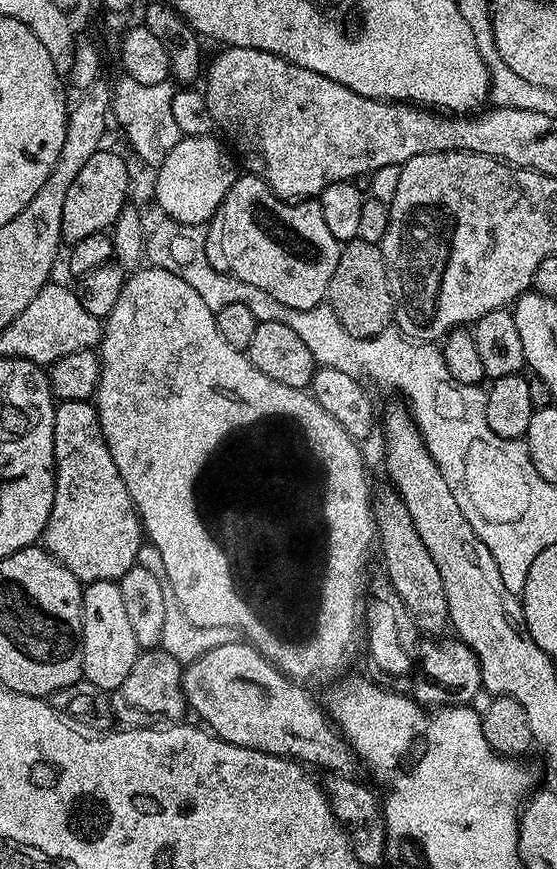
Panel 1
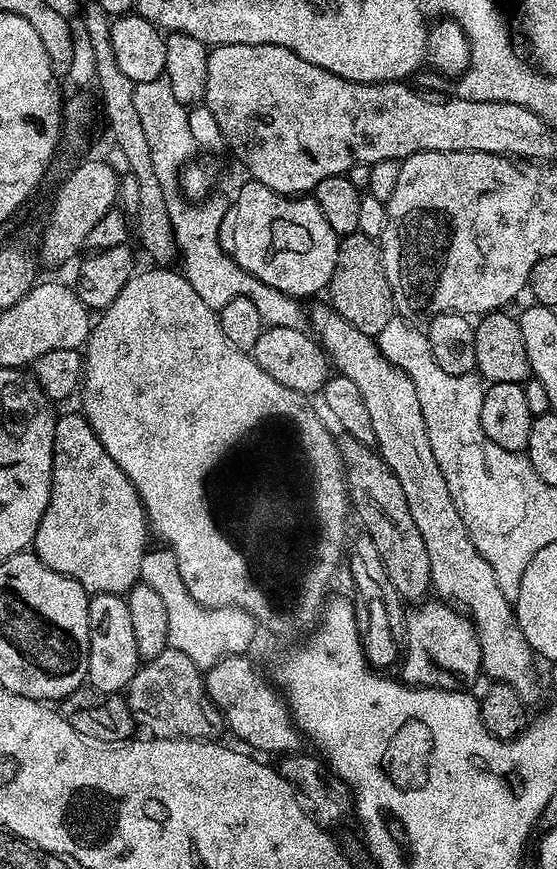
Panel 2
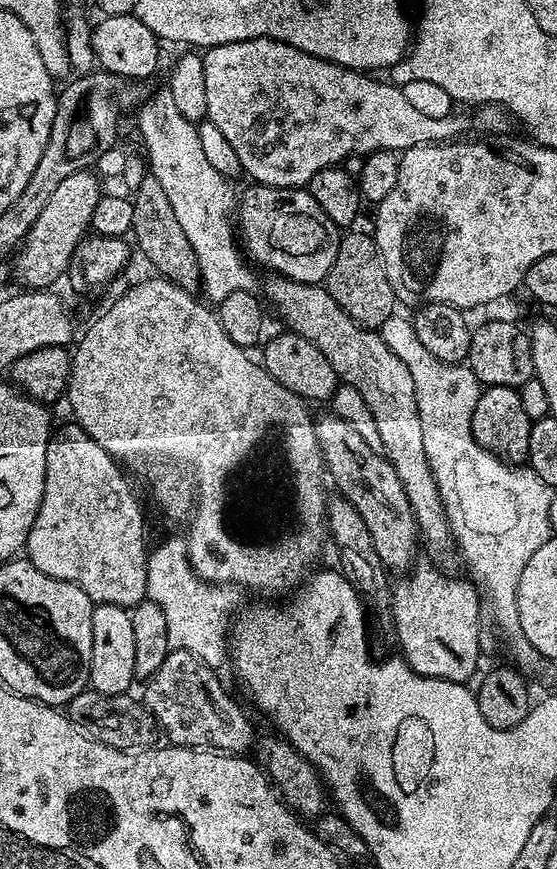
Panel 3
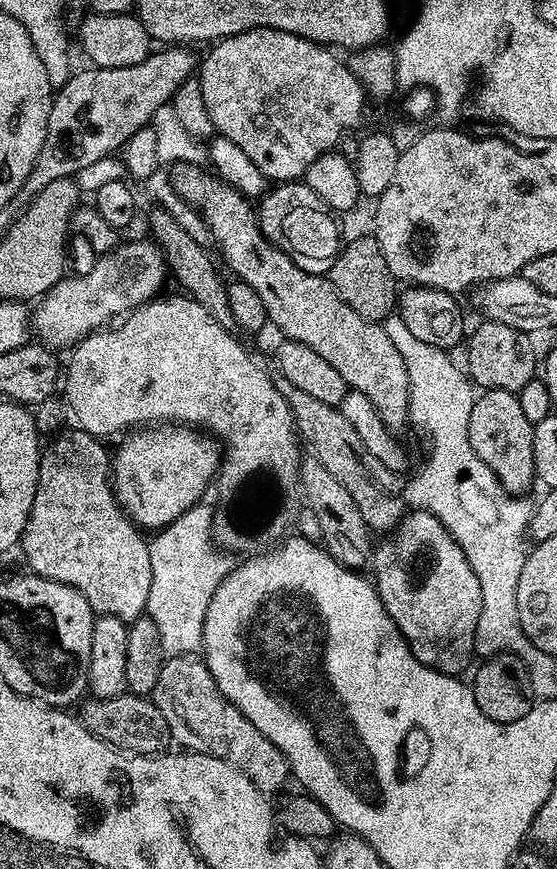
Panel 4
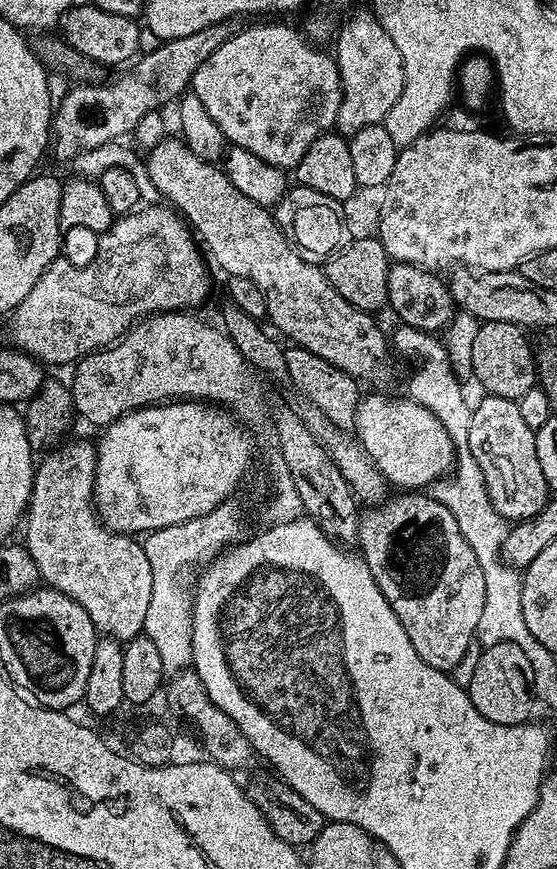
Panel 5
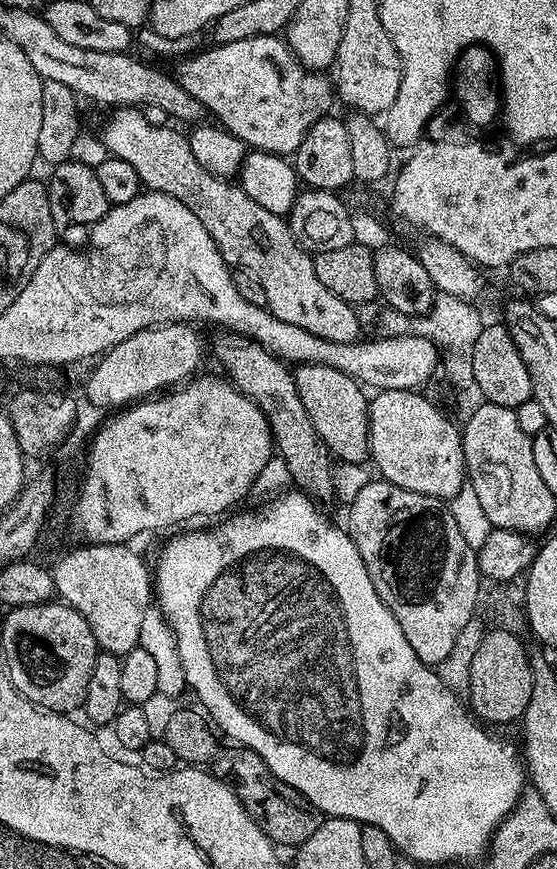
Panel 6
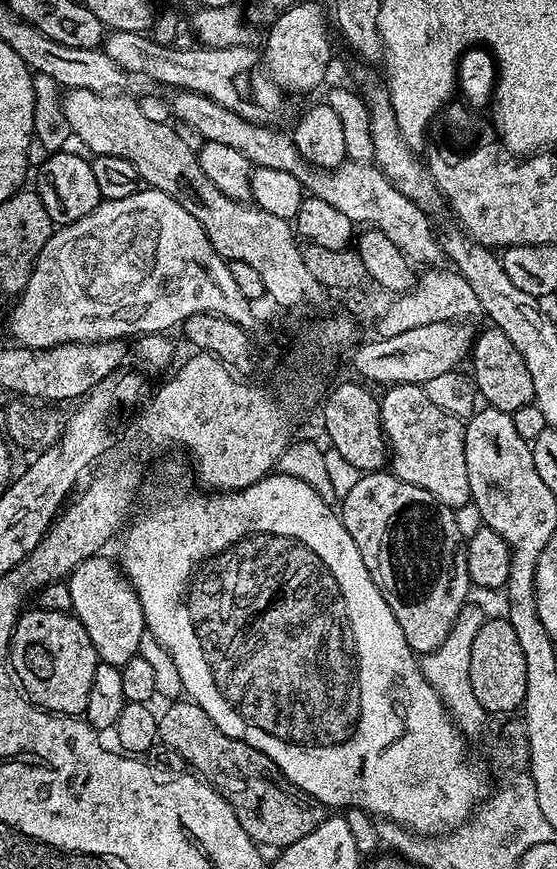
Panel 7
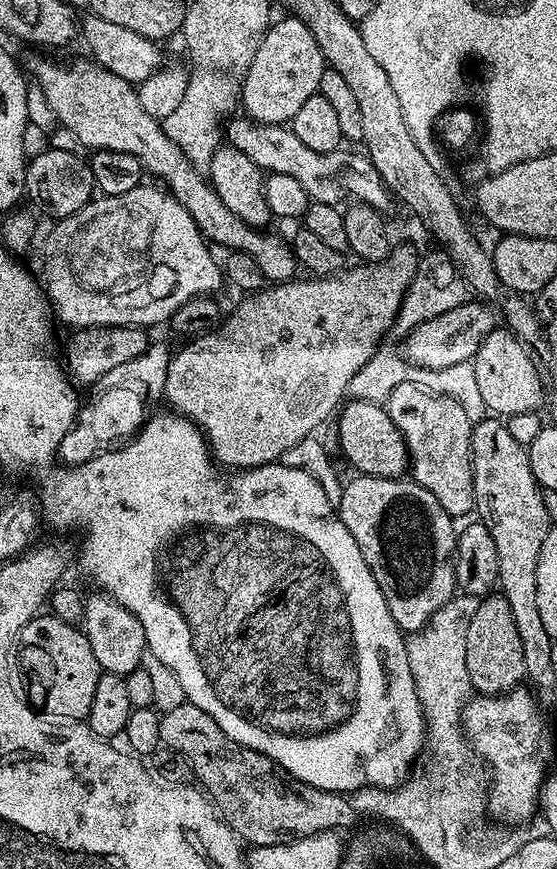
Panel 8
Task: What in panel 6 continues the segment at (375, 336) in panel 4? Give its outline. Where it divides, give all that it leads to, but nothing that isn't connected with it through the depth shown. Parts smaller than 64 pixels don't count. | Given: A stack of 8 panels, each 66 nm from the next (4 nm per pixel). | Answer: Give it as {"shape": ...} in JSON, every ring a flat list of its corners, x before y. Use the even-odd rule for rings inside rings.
{"shape":[[124,106,113,112,116,113,104,128,108,152,128,162,145,189,178,198,182,206,187,206,198,222,206,226,206,234,214,238,214,246,229,269,249,272,262,282,269,312,282,318,282,322,300,326,323,340,355,344,361,339,357,309,322,286,318,274,314,274,312,256,297,244,285,217,270,214,270,210,258,206,235,183,210,174,194,158,187,135,180,133,176,126,151,125,136,106]]}

